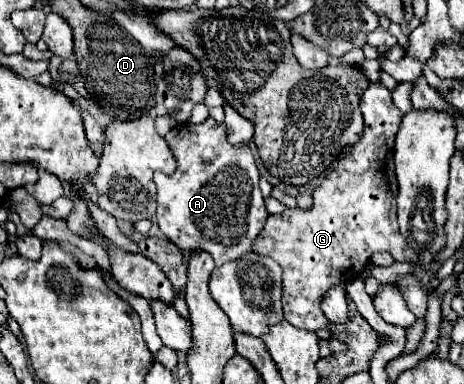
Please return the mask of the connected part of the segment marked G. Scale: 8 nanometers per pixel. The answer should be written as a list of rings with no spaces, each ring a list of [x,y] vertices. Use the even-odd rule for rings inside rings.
[[[370,83],[368,89],[362,95],[360,109],[364,115],[364,135],[358,141],[358,145],[350,147],[344,157],[336,161],[336,165],[328,171],[324,177],[324,183],[314,191],[314,207],[310,213],[302,209],[284,211],[280,215],[268,215],[266,225],[262,233],[256,237],[252,249],[258,255],[268,255],[284,269],[284,293],[282,293],[282,305],[284,305],[284,319],[292,323],[298,329],[316,331],[322,327],[328,327],[326,317],[322,317],[320,301],[322,293],[330,289],[330,285],[348,283],[358,279],[366,263],[370,261],[370,255],[376,251],[388,251],[394,261],[410,261],[414,263],[414,257],[418,257],[404,241],[404,237],[398,231],[396,221],[396,195],[398,195],[398,183],[394,181],[394,159],[392,159],[392,147],[394,137],[398,133],[398,125],[402,119],[402,113],[392,103],[390,91],[382,83]]]

